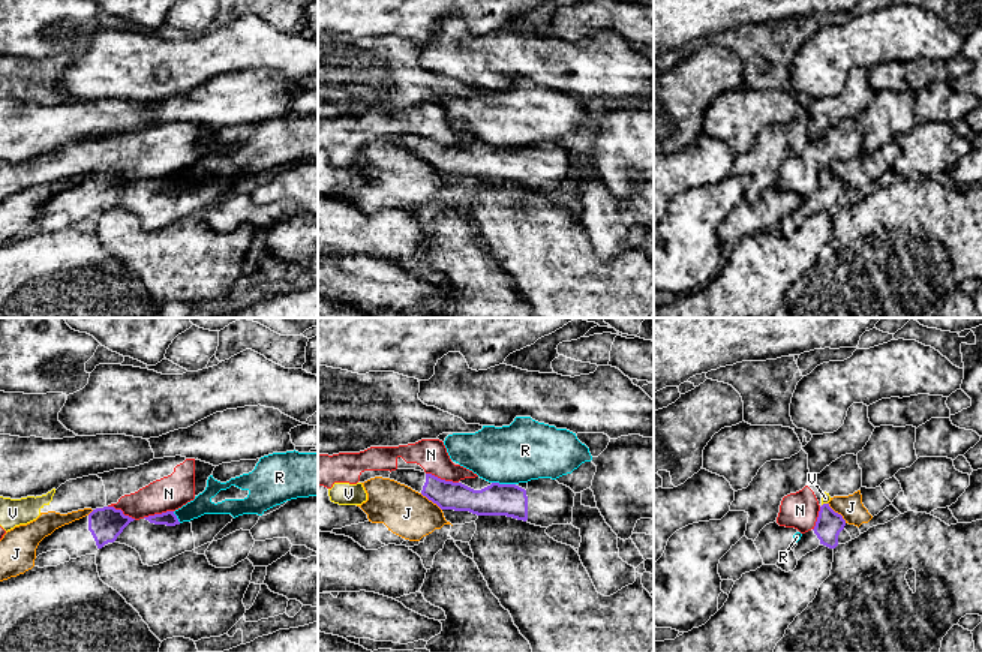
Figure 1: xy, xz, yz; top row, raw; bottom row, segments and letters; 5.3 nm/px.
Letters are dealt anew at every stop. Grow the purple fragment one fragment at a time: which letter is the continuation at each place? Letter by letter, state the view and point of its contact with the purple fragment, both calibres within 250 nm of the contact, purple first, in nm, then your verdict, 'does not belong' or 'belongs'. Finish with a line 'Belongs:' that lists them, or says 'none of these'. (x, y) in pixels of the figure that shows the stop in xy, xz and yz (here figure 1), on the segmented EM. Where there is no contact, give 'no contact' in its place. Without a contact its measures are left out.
J: contact yz (837, 513); calibres 140 and 130 nm; does not belong
N: contact xz (443, 480); calibres 160 and 170 nm; does not belong
R: contact xz (504, 484); calibres 180 and 320 nm; does not belong
V: contact yz (823, 504); calibres 140 and 50 nm; does not belong
Belongs: none of these

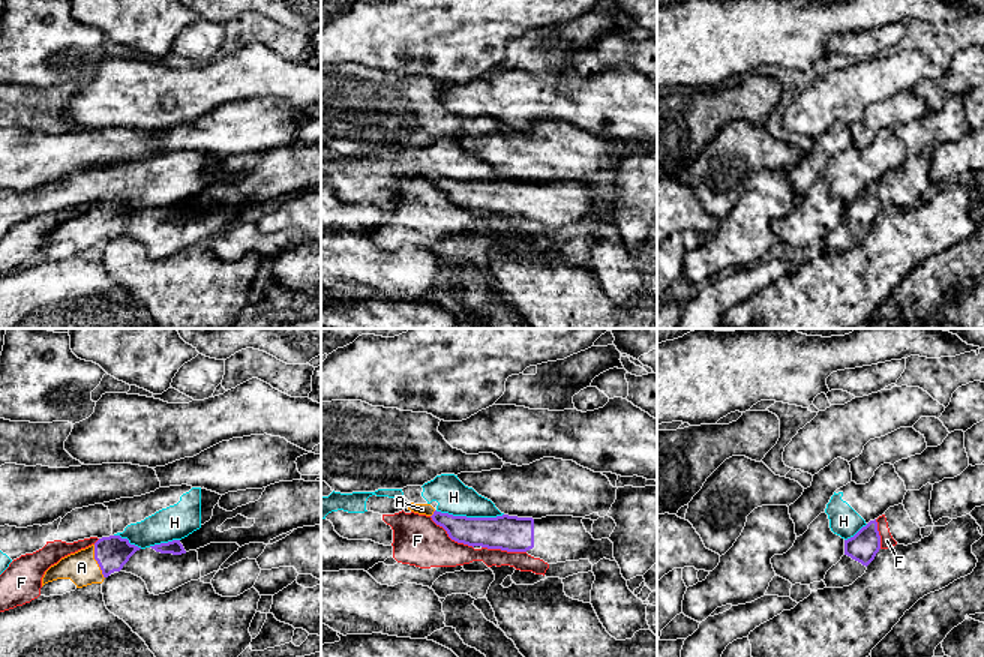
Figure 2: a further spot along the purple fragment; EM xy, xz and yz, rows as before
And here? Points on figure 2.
A: contact xy (96, 560); calibres 180 and 170 nm; belongs
F: contact xz (450, 537); calibres 180 and 280 nm; does not belong
H: contact xz (470, 518); calibres 190 and 180 nm; does not belong
Belongs: A

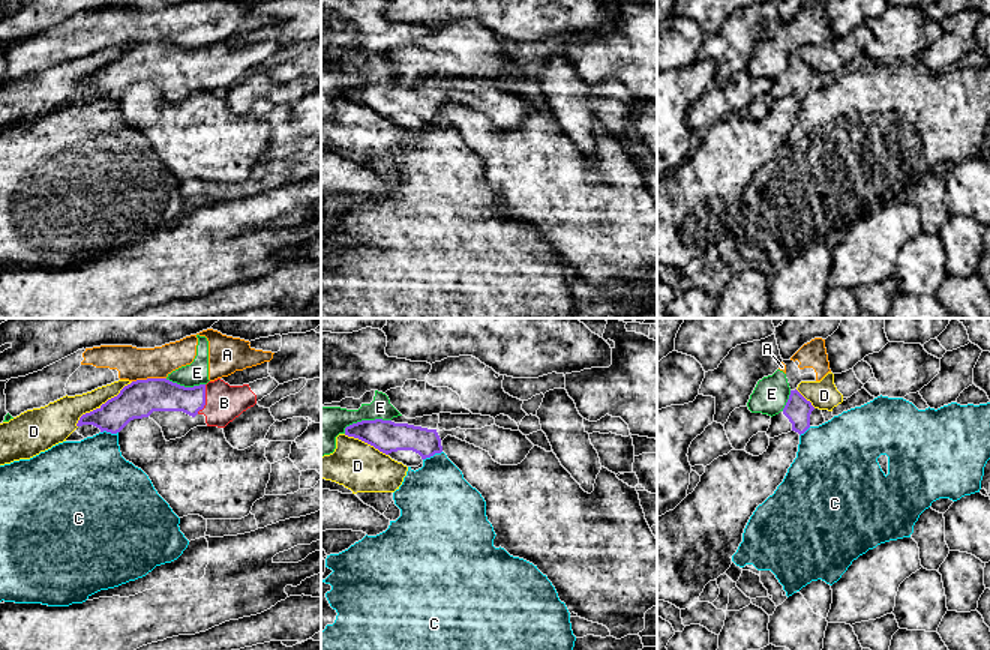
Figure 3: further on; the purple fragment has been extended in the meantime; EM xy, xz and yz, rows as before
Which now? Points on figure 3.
A: contact xy (149, 379); calibres 200 and 180 nm; does not belong
B: contact xy (204, 400); calibres 180 and 200 nm; belongs
C: contact xz (432, 455); calibres 160 and 400 nm; does not belong
D: contact xy (102, 404); calibres 200 and 200 nm; does not belong
E: contact xz (365, 421); calibres 170 and 200 nm; does not belong
Belongs: B

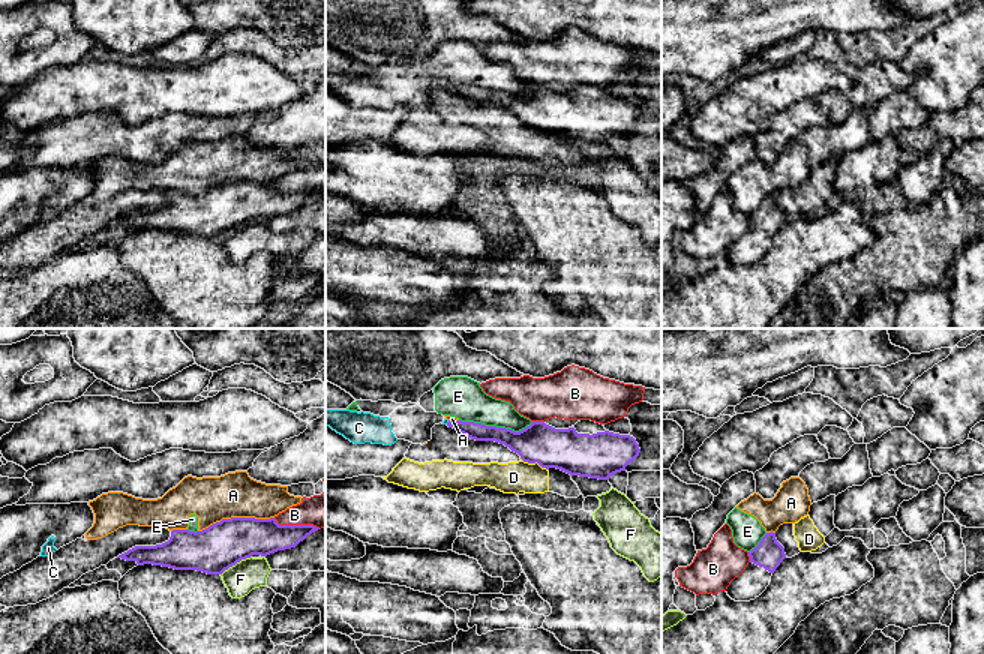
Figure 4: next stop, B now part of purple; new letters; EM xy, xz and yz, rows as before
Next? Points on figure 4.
A: contact xy (236, 518); calibres 240 and 240 nm; does not belong
B: contact xy (297, 525); calibres 190 and 180 nm; does not belong
C: contact xz (449, 422); calibres 100 and 20 nm; does not belong
D: contact xz (534, 462); calibres 220 and 170 nm; does not belong
E: contact xz (495, 426); calibres 220 and 220 nm; does not belong
F: contact xy (236, 563); calibres 240 and 170 nm; does not belong
Belongs: none of these

